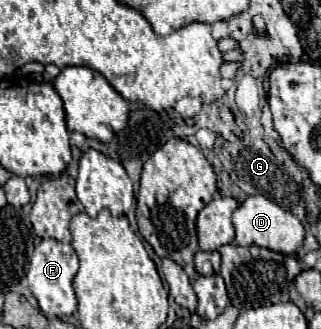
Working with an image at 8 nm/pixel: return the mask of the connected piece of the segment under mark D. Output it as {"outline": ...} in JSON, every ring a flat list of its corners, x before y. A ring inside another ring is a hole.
{"outline":[[251,195,247,197,241,207,233,213,233,225,235,225,235,243,237,245,257,245,265,247,283,255,295,255,297,249,303,245,305,239,305,229,303,223,289,211,281,209,273,201,269,201,263,195]]}

